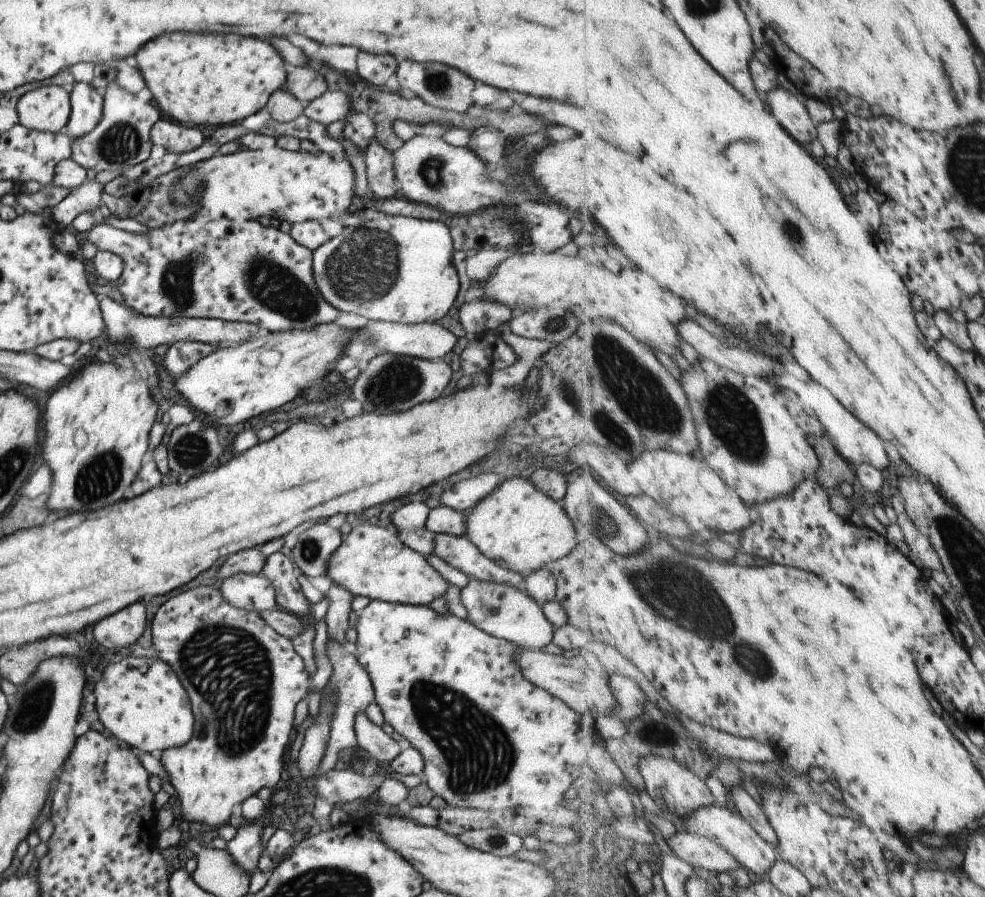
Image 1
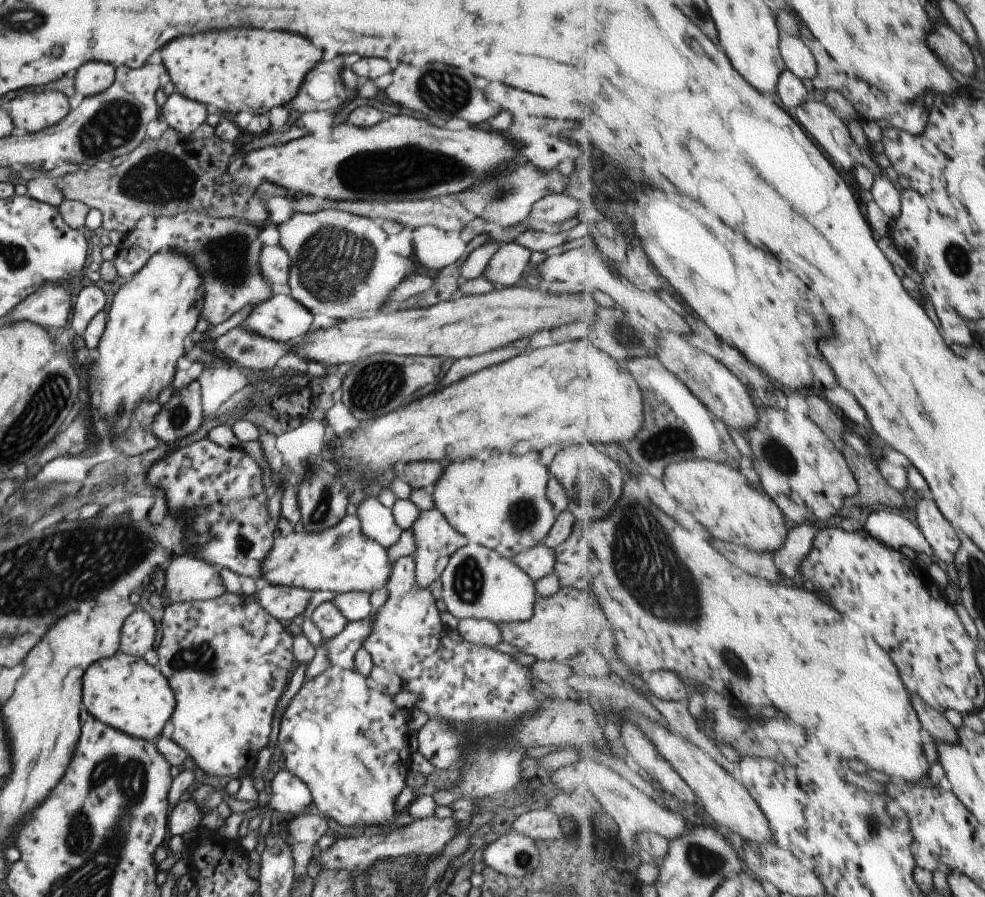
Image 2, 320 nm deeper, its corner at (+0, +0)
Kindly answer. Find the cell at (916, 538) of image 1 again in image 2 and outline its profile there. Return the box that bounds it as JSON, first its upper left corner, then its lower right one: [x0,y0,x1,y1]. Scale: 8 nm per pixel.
[915,498,961,565]

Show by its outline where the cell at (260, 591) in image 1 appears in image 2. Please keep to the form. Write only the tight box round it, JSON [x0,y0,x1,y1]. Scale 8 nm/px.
[256,584,312,624]

